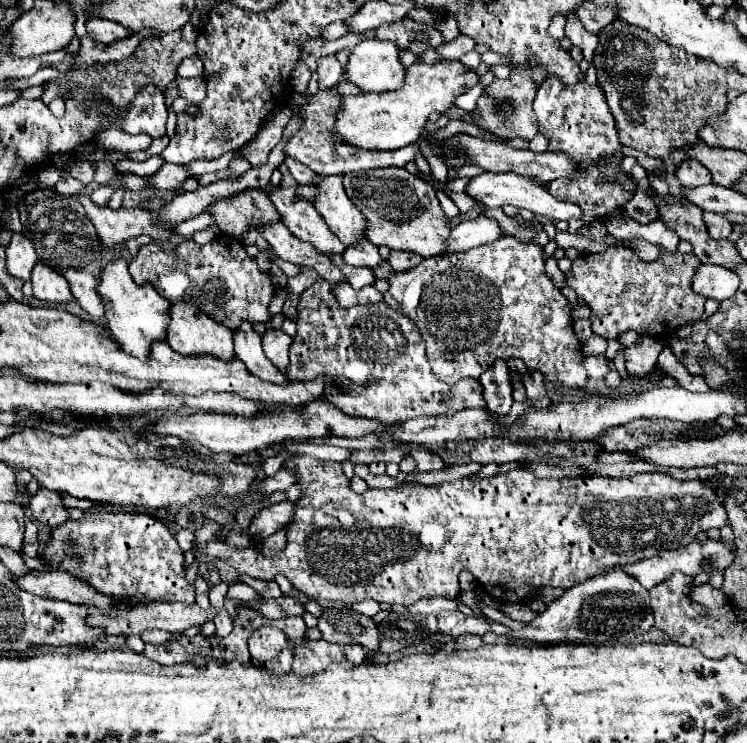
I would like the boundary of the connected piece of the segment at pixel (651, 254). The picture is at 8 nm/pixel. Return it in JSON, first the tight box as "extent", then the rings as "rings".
{"extent":[630,239,662,261],"rings":[[[630,239],[632,247],[644,261],[656,261],[660,255],[662,255],[662,247],[660,245],[652,245],[648,241],[642,241],[642,239]]]}

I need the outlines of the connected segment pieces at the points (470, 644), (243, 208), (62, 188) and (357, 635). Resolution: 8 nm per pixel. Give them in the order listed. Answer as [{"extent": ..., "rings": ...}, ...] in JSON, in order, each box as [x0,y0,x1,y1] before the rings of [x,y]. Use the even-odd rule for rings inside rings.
[{"extent":[456,635,482,649],"rings":[[[464,635],[456,639],[456,649],[478,649],[482,647],[482,639],[478,635]]]},{"extent":[208,189,280,237],"rings":[[[256,189],[218,199],[208,209],[220,231],[232,237],[240,237],[250,229],[280,221],[280,213],[272,205],[270,197]]]},{"extent":[55,177,82,195],"rings":[[[62,177],[62,180],[58,181],[55,189],[58,193],[64,193],[64,195],[70,195],[70,193],[74,193],[74,191],[78,191],[82,185],[76,181],[76,179],[72,179],[72,177]]]},{"extent":[318,607,380,655],"rings":[[[324,607],[324,613],[318,619],[318,629],[322,631],[324,641],[340,645],[356,643],[368,649],[366,655],[378,651],[380,645],[376,623],[348,607]]]}]

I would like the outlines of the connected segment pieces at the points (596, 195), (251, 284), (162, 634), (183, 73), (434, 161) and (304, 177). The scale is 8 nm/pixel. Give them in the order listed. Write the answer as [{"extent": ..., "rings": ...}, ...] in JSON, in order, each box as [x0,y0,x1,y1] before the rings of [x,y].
[{"extent":[534,77,630,233],"rings":[[[548,77],[534,99],[534,113],[538,119],[538,131],[544,133],[550,139],[550,147],[554,151],[564,151],[570,153],[570,157],[574,157],[574,161],[578,161],[578,165],[582,165],[582,169],[586,169],[586,177],[572,177],[572,179],[558,179],[552,181],[548,185],[550,193],[556,197],[556,185],[562,181],[562,197],[558,199],[566,199],[570,203],[576,203],[584,215],[580,219],[570,219],[568,221],[568,233],[578,233],[580,227],[590,225],[592,221],[602,221],[606,219],[610,213],[622,209],[626,205],[626,201],[630,199],[630,193],[622,193],[622,189],[618,189],[618,185],[610,185],[610,181],[606,181],[606,177],[614,177],[614,173],[618,173],[620,169],[620,141],[614,129],[614,117],[610,117],[610,109],[606,105],[606,97],[602,93],[602,89],[598,85],[588,85],[588,81],[580,81],[578,85],[562,85],[556,77]]]},{"extent":[128,235,274,331],"rings":[[[218,235],[218,239],[206,245],[196,245],[192,239],[186,239],[184,255],[180,255],[178,249],[164,251],[158,243],[142,245],[128,269],[138,285],[154,285],[156,291],[170,303],[182,301],[192,285],[192,303],[230,331],[236,331],[244,321],[268,323],[272,319],[268,311],[274,297],[274,283],[270,275],[258,269],[256,259],[248,257],[236,239],[232,241],[226,235]]]},{"extent":[141,629,171,644],"rings":[[[154,629],[145,631],[141,638],[145,643],[163,644],[171,639],[171,634],[163,630]]]},{"extent":[178,55,202,77],"rings":[[[192,55],[178,67],[178,77],[200,77],[202,75],[202,61]]]},{"extent":[420,139,448,185],"rings":[[[420,139],[420,141],[421,141],[421,150],[422,150],[423,154],[426,156],[426,159],[430,165],[433,176],[436,179],[438,179],[439,181],[441,181],[442,183],[444,183],[444,185],[447,185],[448,169],[447,169],[446,164],[444,163],[444,161],[441,158],[435,156],[432,153],[432,151],[430,150],[430,147],[429,147],[428,140]]]},{"extent":[284,157,320,185],"rings":[[[286,157],[286,159],[284,159],[284,163],[286,163],[286,167],[288,167],[290,175],[292,175],[300,185],[316,183],[316,177],[320,177],[320,175],[318,175],[318,173],[314,173],[310,167],[306,167],[306,165],[302,165],[302,163],[294,161],[292,157]]]}]

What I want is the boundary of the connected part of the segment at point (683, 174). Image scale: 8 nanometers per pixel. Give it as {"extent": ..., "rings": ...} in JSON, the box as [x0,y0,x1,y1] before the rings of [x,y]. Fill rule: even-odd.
{"extent":[676,161,712,187],"rings":[[[682,161],[680,167],[676,169],[676,179],[684,187],[702,187],[702,185],[712,183],[710,173],[706,173],[706,169],[698,165],[698,161]]]}

